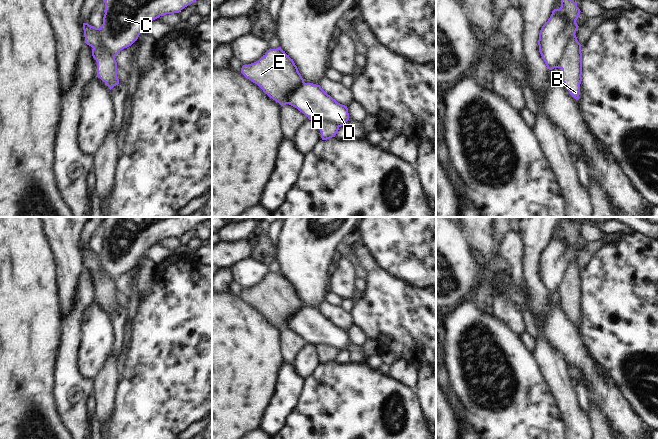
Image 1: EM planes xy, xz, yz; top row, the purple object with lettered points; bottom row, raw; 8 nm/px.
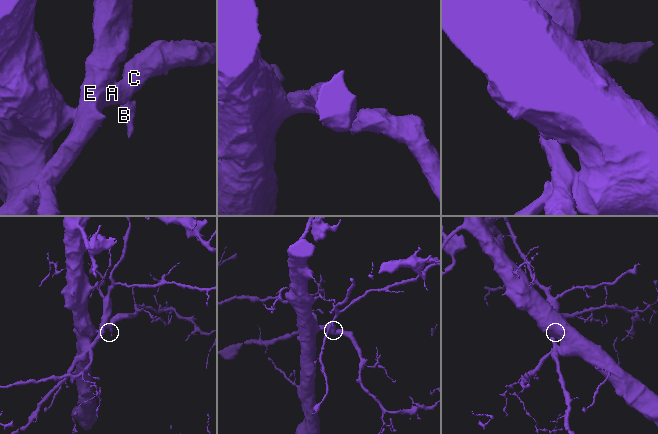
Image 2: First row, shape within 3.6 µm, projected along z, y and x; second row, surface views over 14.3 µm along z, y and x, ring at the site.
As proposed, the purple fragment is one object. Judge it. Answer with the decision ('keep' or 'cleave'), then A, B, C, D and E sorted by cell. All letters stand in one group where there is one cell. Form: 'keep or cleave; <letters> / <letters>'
cleave; A C D / B E

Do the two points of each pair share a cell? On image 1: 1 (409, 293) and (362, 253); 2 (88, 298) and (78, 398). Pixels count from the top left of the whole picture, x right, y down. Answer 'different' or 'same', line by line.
1: same
2: same

